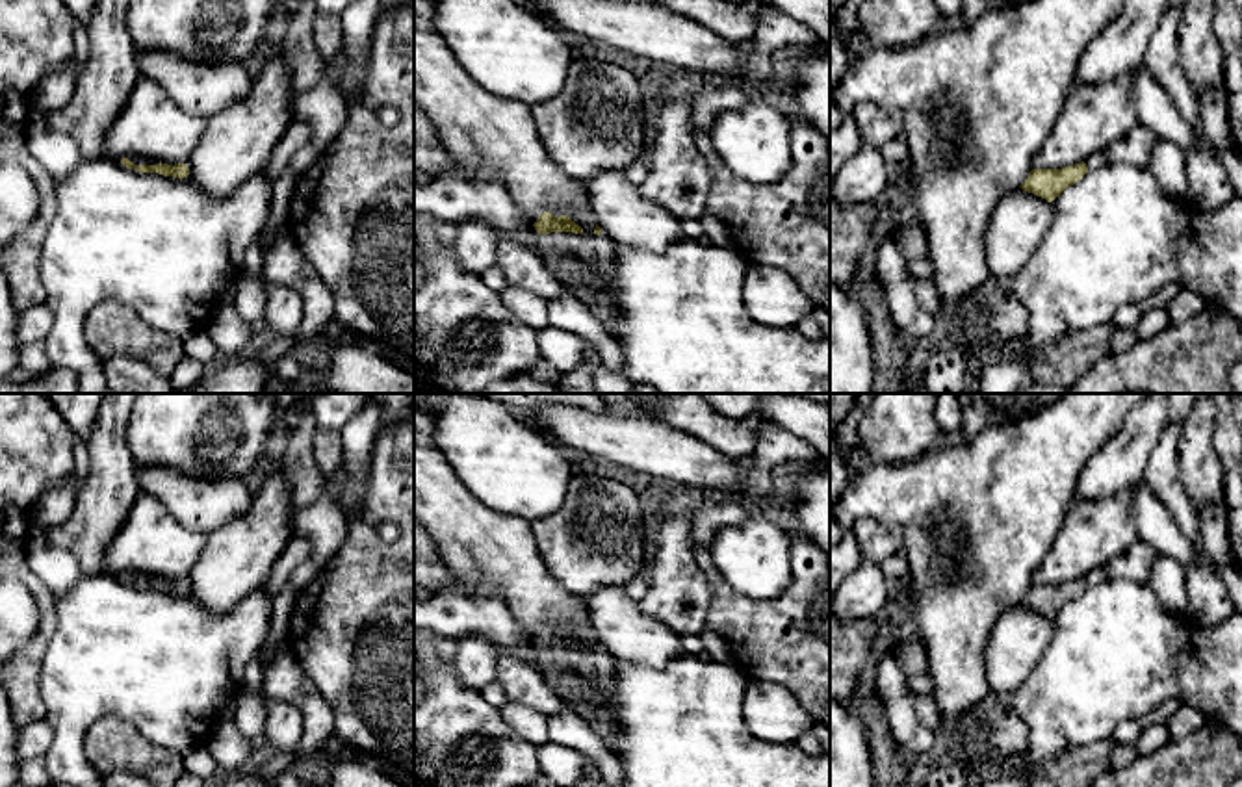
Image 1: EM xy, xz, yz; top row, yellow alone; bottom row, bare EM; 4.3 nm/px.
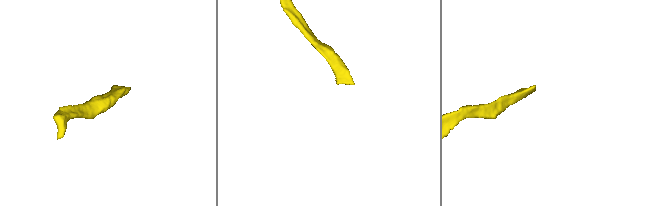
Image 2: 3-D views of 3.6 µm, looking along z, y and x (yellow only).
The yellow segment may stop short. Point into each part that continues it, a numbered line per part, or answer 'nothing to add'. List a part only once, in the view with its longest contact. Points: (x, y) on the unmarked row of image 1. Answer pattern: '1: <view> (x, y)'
1: xz (593, 667)

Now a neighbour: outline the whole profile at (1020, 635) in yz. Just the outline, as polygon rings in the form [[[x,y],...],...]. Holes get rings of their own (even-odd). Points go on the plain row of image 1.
[[[1016,603],[997,618],[984,653],[991,692],[1012,696],[1027,681],[1053,637],[1053,618]]]

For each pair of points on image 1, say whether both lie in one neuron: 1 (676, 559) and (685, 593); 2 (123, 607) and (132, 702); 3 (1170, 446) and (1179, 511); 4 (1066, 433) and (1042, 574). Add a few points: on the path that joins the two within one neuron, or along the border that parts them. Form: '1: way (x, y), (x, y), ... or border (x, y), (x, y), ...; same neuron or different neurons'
1: way (676, 567), (678, 585); same neuron
2: way (123, 632), (123, 646), (132, 656), (132, 678); same neuron
3: way (1168, 463), (1168, 489), (1172, 494); same neuron
4: border (1066, 516), (1031, 583); different neurons

